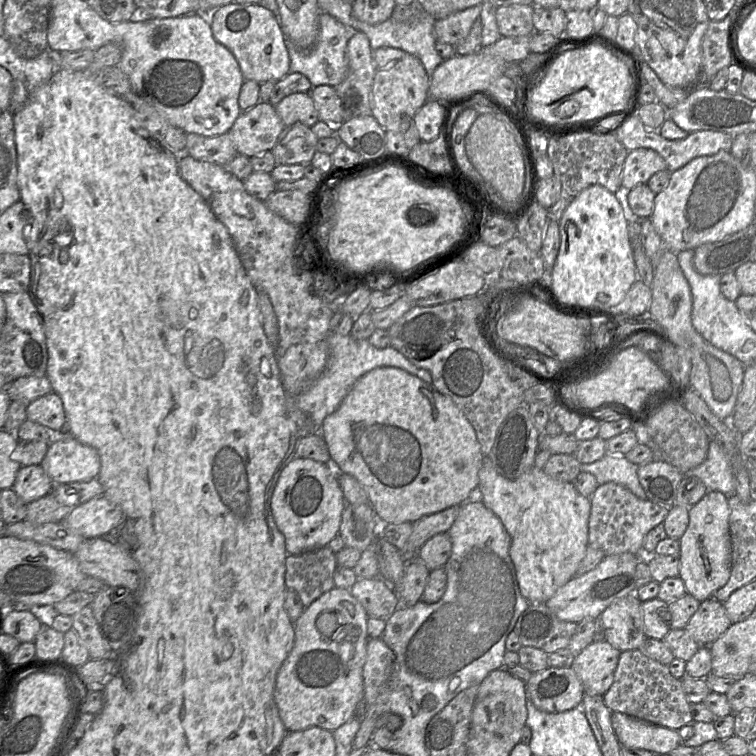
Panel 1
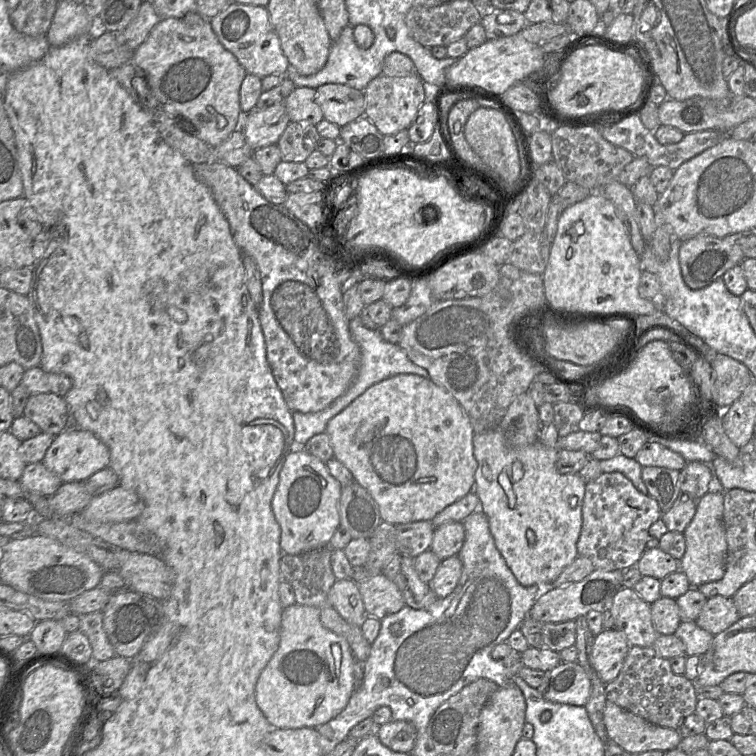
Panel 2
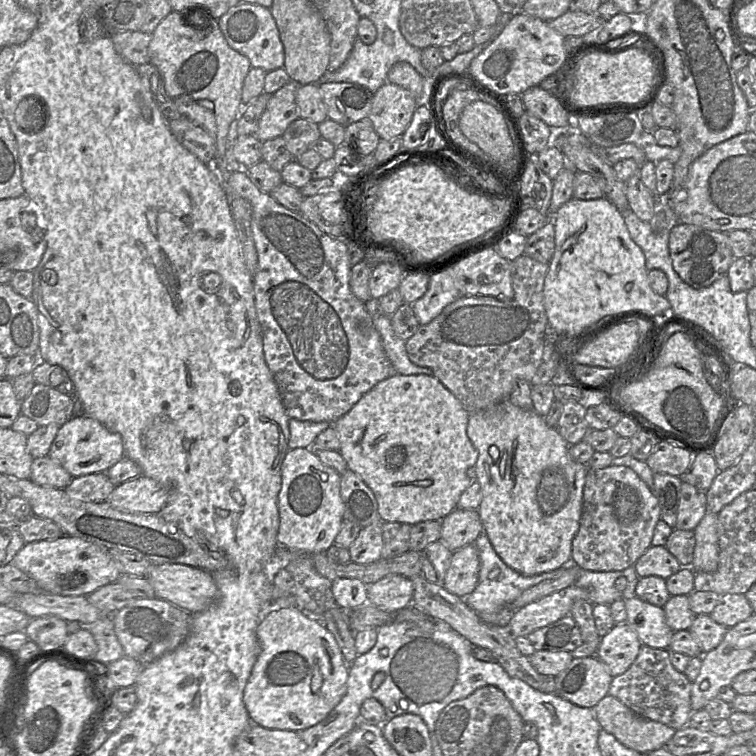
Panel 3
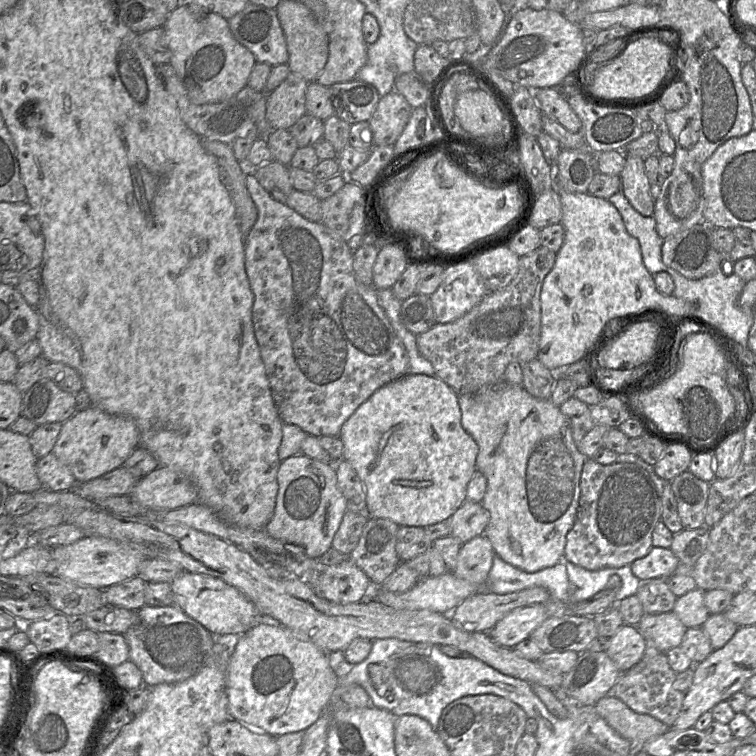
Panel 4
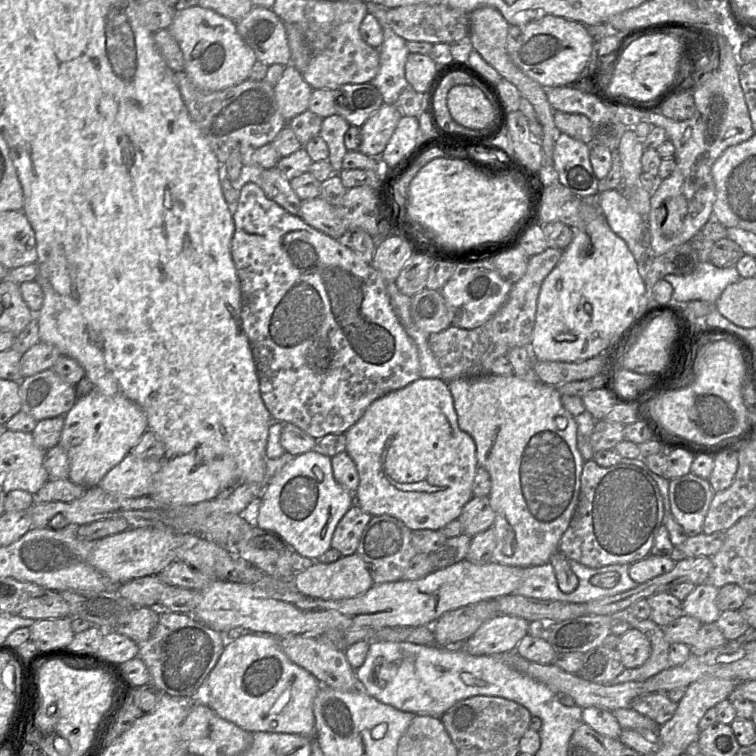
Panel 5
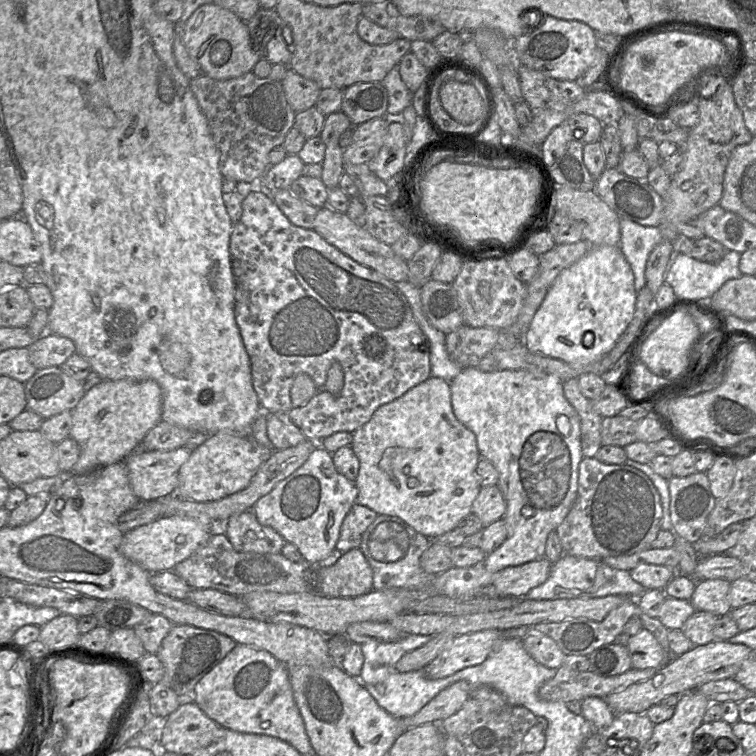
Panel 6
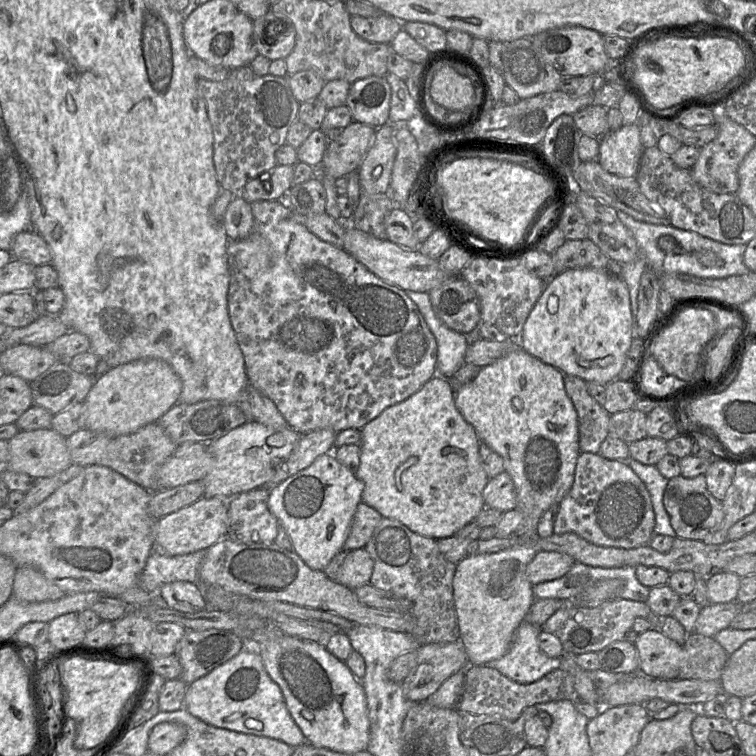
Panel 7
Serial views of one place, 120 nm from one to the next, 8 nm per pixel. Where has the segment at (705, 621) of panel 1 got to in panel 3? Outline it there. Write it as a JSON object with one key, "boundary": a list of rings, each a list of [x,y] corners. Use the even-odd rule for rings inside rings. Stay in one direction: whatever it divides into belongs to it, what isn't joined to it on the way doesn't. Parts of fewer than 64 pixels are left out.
{"boundary":[[[725,594],[721,596],[713,611],[706,615],[710,615],[710,617],[718,624],[731,628],[739,622],[746,620],[753,614],[753,609],[744,594]]]}

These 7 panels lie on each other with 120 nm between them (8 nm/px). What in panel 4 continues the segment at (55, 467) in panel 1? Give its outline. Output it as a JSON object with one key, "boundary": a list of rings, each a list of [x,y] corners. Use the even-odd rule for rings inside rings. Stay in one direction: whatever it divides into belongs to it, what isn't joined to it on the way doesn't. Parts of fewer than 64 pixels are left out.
{"boundary":[[[91,406],[85,410],[76,411],[72,417],[62,424],[52,453],[70,469],[77,484],[83,484],[116,468],[122,467],[137,446],[140,446],[140,433],[136,423],[131,418],[112,415],[97,407]]]}

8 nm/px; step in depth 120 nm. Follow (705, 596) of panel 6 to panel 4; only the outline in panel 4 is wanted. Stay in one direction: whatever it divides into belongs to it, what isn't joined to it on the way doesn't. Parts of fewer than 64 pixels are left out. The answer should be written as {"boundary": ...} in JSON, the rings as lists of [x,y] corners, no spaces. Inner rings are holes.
{"boundary":[[[699,588],[676,599],[672,612],[687,628],[702,627],[710,615],[704,604],[705,592]]]}

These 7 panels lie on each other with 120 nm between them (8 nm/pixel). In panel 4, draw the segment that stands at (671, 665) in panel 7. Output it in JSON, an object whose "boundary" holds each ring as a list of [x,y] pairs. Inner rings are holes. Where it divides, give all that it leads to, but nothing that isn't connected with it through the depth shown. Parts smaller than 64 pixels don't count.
{"boundary":[[[624,624],[610,638],[607,655],[621,673],[635,666],[644,656],[647,640],[637,626]]]}

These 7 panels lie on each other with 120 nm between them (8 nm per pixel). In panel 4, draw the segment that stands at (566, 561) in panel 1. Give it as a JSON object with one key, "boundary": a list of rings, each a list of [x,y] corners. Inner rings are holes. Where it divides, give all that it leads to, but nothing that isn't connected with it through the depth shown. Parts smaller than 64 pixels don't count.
{"boundary":[[[507,382],[496,383],[487,386],[474,394],[458,395],[461,411],[461,425],[478,446],[476,457],[476,469],[481,472],[487,481],[487,488],[482,500],[483,507],[489,512],[489,522],[485,529],[485,536],[489,539],[495,555],[503,561],[525,571],[537,572],[563,560],[567,533],[573,527],[580,498],[580,478],[582,468],[587,459],[578,449],[572,438],[571,428],[567,418],[561,413],[560,408],[555,406],[550,399],[541,400],[530,395],[522,385],[512,385]]]}

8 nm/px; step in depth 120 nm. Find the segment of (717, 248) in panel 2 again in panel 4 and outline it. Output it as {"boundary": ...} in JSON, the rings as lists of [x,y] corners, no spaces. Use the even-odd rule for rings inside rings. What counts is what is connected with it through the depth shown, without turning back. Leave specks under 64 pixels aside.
{"boundary":[[[704,222],[664,239],[661,252],[666,266],[692,280],[714,273],[724,262],[714,247],[712,228]]]}

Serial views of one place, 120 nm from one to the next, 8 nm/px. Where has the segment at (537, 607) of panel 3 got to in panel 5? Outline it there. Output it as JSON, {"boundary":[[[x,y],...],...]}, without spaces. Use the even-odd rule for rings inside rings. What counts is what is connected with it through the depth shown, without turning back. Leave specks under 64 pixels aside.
{"boundary":[[[497,615],[488,620],[460,647],[473,656],[499,655],[514,651],[528,634],[529,622],[523,618]]]}

